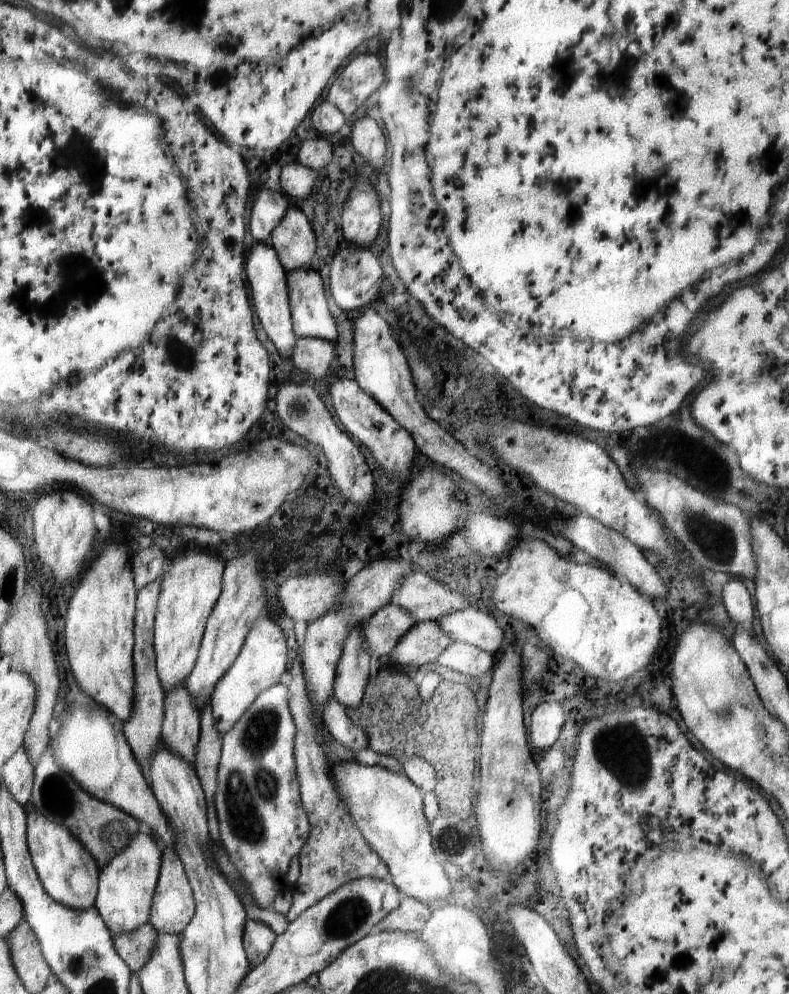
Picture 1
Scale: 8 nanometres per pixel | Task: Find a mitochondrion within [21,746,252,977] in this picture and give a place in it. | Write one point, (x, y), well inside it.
(55, 795)

